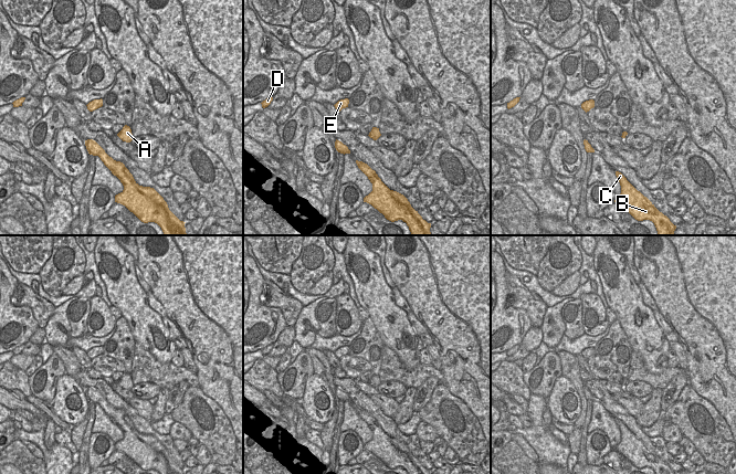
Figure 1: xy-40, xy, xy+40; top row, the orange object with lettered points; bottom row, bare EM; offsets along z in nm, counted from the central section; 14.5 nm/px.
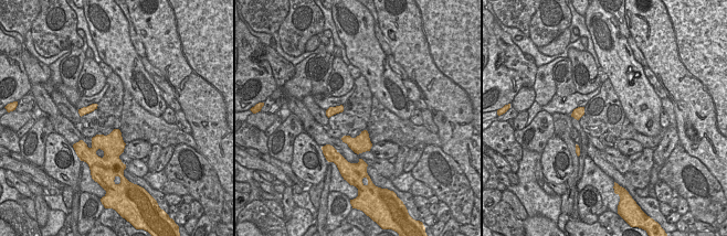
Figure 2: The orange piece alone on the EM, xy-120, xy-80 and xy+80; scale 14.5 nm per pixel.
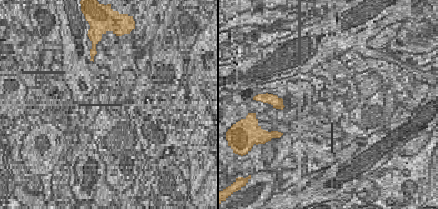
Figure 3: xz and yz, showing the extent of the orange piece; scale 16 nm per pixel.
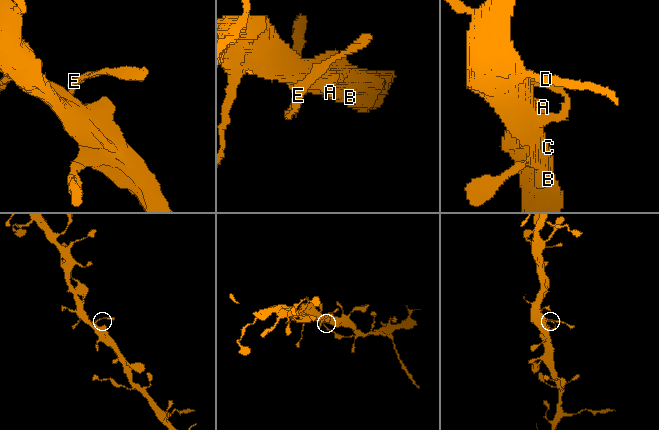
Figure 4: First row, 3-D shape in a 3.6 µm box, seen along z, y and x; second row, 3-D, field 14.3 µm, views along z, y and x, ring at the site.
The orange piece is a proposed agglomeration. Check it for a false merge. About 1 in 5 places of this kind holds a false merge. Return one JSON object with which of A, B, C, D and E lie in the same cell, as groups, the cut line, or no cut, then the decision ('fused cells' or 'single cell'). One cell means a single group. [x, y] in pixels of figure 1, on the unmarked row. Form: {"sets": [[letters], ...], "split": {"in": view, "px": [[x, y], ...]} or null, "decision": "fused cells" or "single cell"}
{"sets": [["A", "B", "C", "D", "E"]], "split": null, "decision": "single cell"}

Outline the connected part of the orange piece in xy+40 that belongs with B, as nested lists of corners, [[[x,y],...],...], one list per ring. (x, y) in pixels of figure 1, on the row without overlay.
[[[616,419],[616,423],[621,433],[621,441],[614,447],[616,451],[638,468],[650,467],[655,474],[676,474],[646,444],[638,439],[621,420]]]

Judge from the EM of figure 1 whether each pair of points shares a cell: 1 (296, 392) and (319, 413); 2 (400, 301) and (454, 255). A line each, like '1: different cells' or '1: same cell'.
1: different cells
2: different cells

